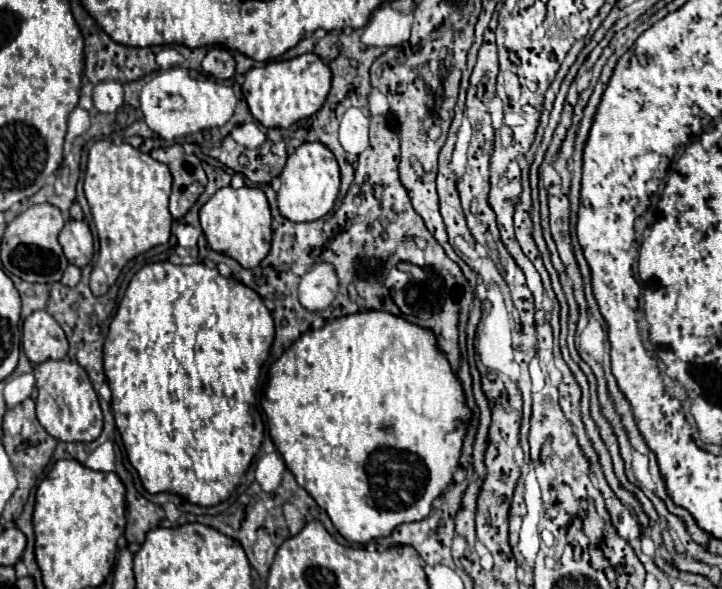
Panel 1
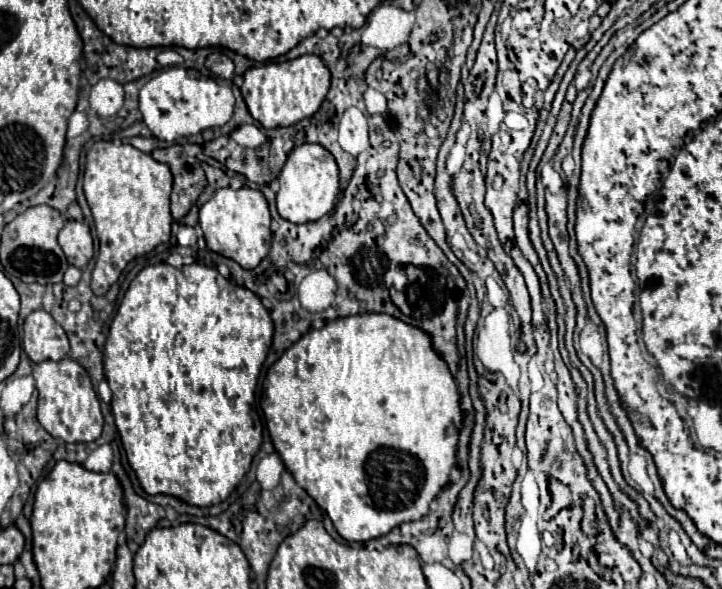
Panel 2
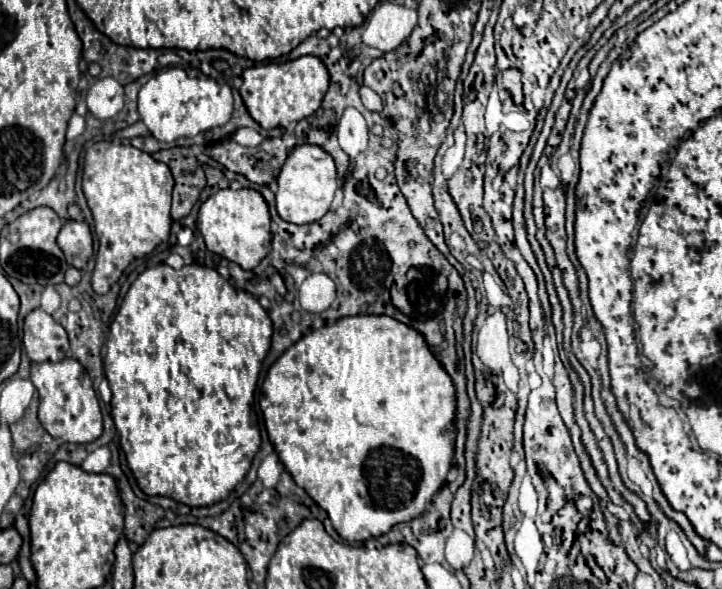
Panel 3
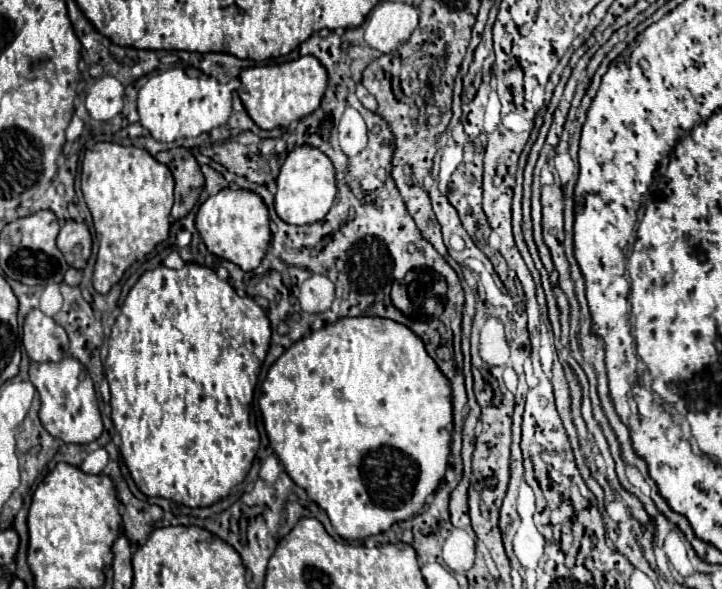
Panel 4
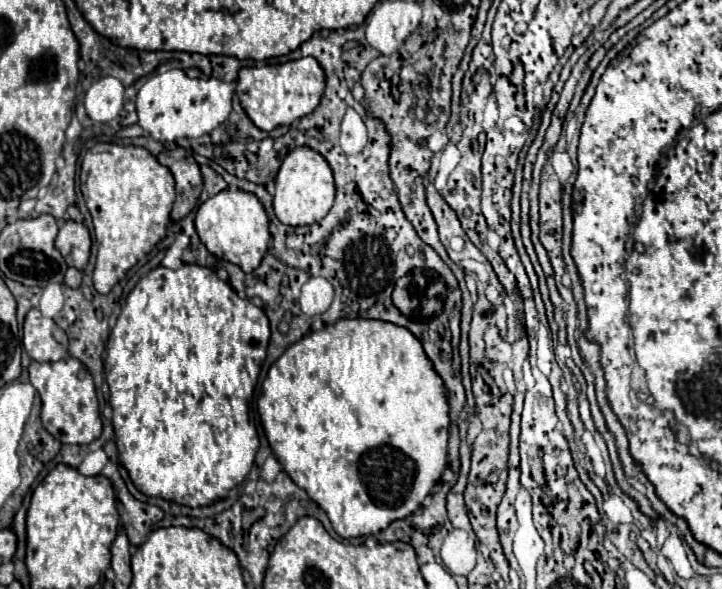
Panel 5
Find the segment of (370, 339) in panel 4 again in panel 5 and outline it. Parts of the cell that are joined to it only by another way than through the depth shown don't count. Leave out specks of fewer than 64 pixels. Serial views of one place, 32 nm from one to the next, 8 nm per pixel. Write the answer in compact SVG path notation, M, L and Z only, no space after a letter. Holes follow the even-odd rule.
M338 320L332 326L324 326L320 332L312 332L292 344L268 370L268 376L262 384L262 396L258 398L258 414L262 428L266 432L268 444L282 464L284 472L308 492L308 496L326 512L332 522L332 528L342 538L360 538L368 534L376 534L384 530L392 520L406 518L408 514L416 512L422 500L430 494L434 484L440 480L442 470L446 468L446 454L448 454L448 404L444 396L444 384L436 372L432 372L432 364L424 356L420 340L412 336L406 328L400 328L390 322L382 320Z

